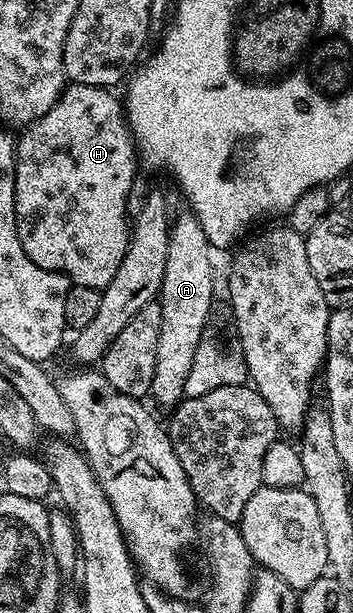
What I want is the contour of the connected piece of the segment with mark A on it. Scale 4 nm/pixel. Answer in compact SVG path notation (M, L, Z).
M191 213L180 215L177 219L175 216L168 235L166 273L162 273L158 296L162 329L158 337L154 381L150 392L151 398L156 398L167 409L175 408L185 398L184 386L194 362L194 353L206 336L204 326L212 311L212 254L214 248L196 216Z

